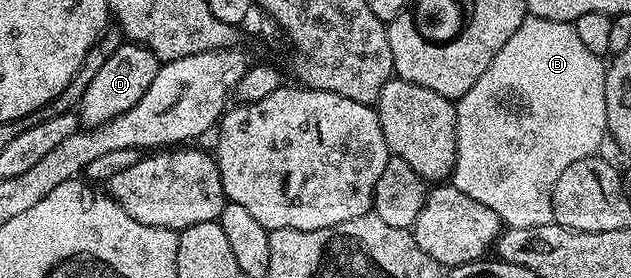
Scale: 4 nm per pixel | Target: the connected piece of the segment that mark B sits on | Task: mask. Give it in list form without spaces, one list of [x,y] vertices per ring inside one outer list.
[[[527,16],[525,21],[516,27],[516,35],[496,51],[496,59],[488,63],[488,71],[472,83],[472,87],[464,96],[457,98],[454,106],[456,115],[456,159],[454,160],[454,171],[452,184],[457,187],[468,199],[476,199],[476,203],[484,203],[488,211],[494,211],[502,220],[503,226],[511,229],[520,227],[544,227],[554,220],[552,215],[552,191],[556,187],[556,179],[585,157],[595,156],[602,145],[602,140],[607,140],[608,130],[606,127],[606,104],[604,103],[604,83],[606,82],[606,65],[603,58],[592,55],[588,47],[576,35],[573,24],[569,21],[553,21],[552,19],[540,19],[539,17]]]

